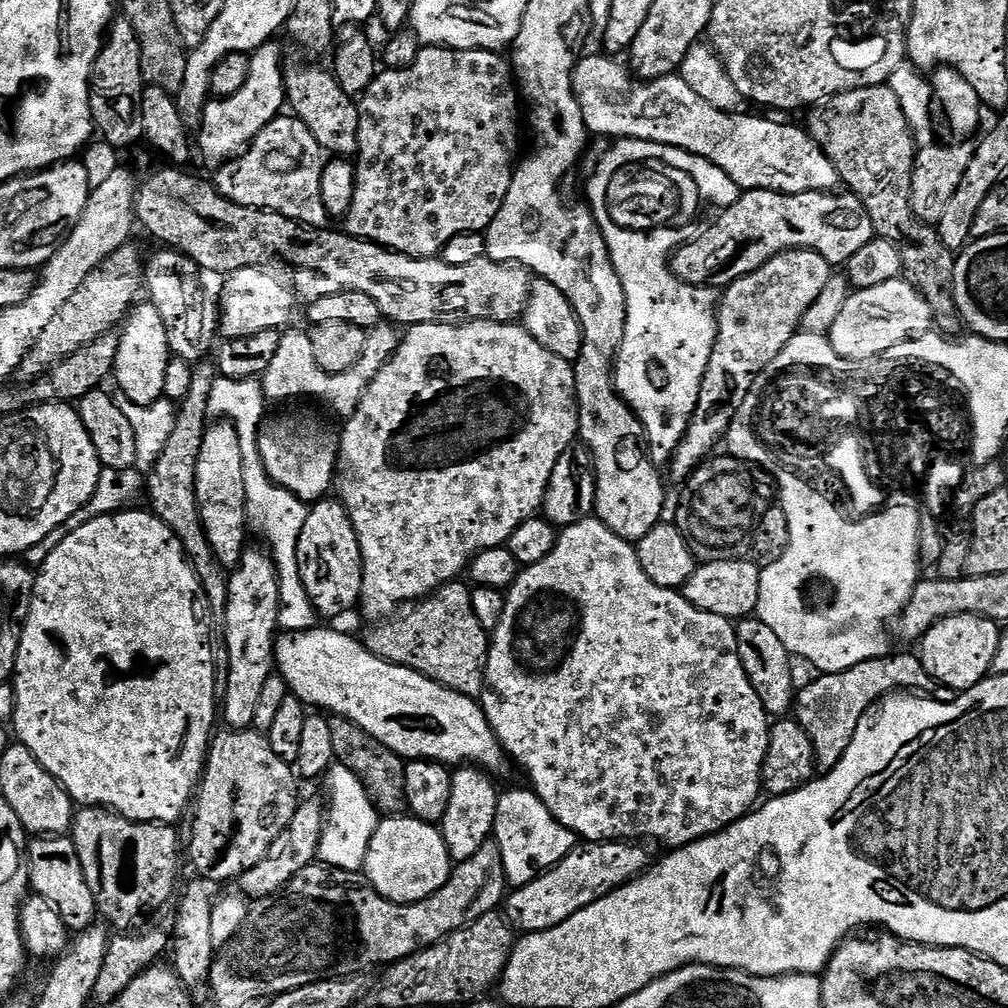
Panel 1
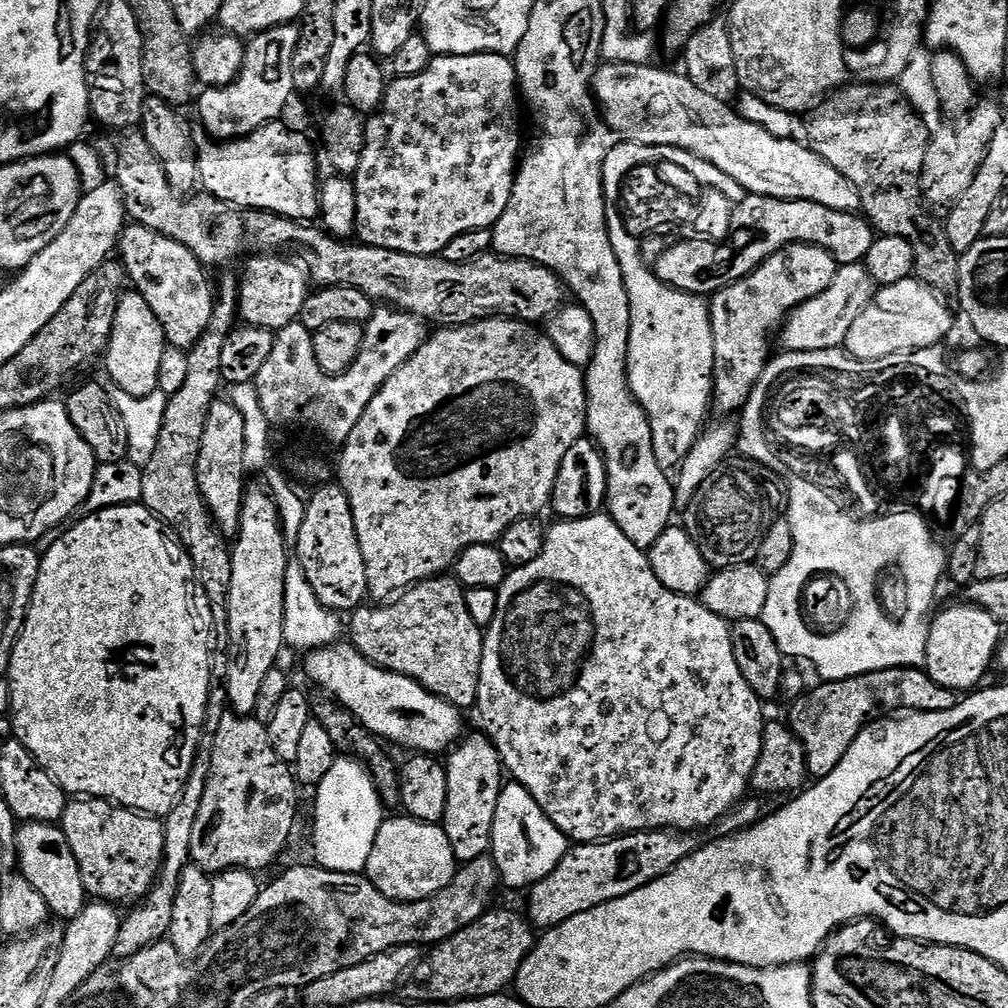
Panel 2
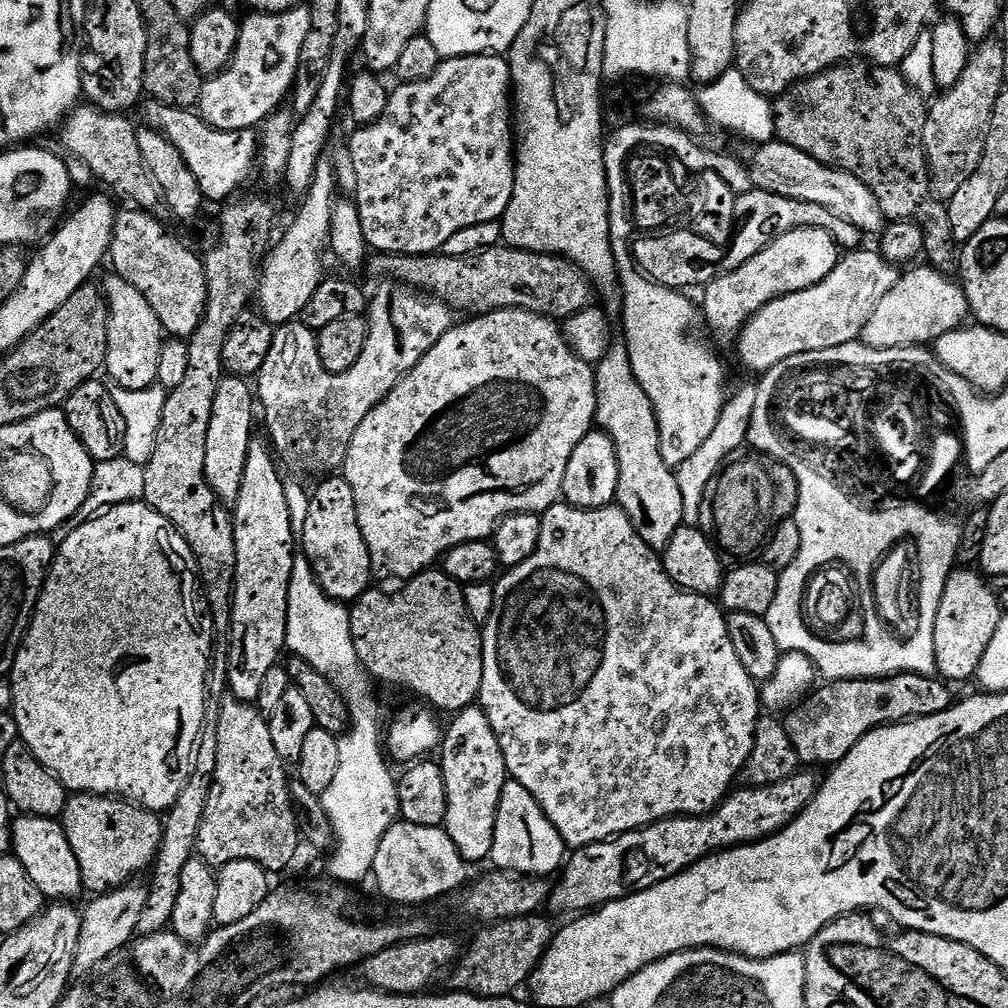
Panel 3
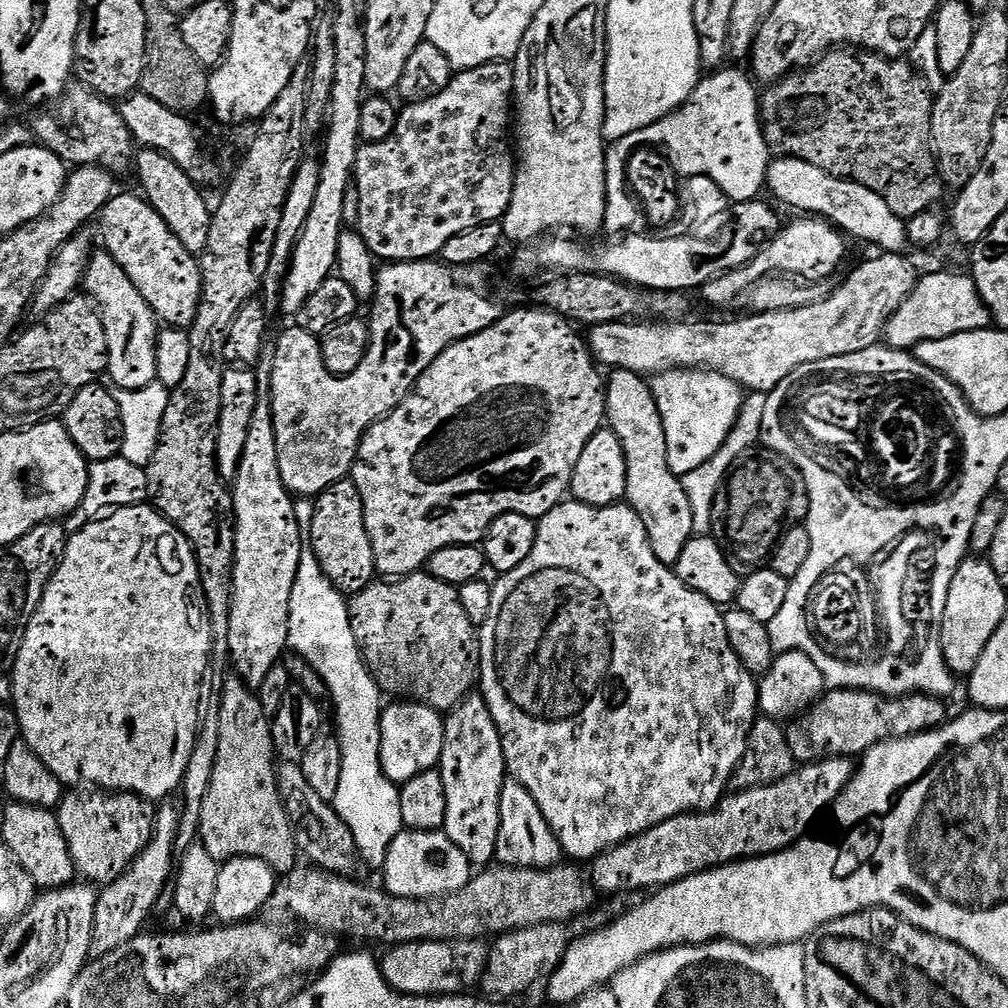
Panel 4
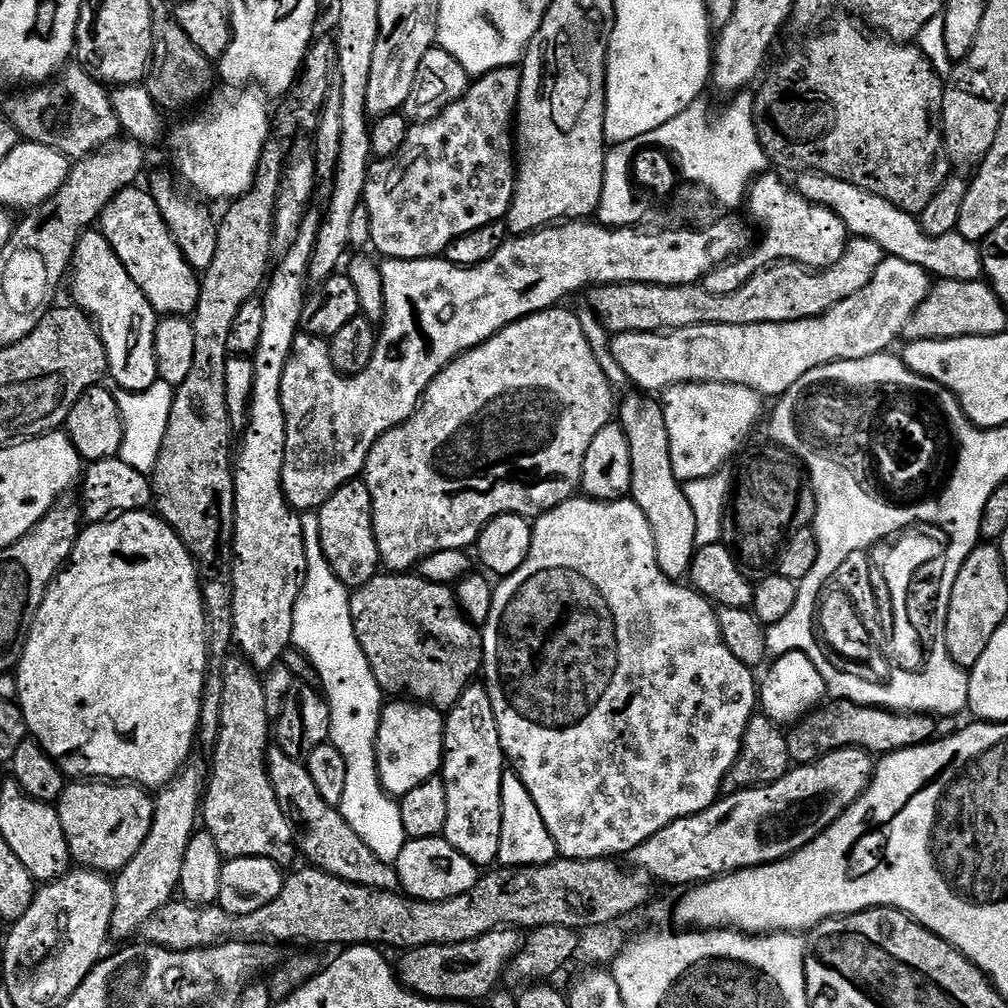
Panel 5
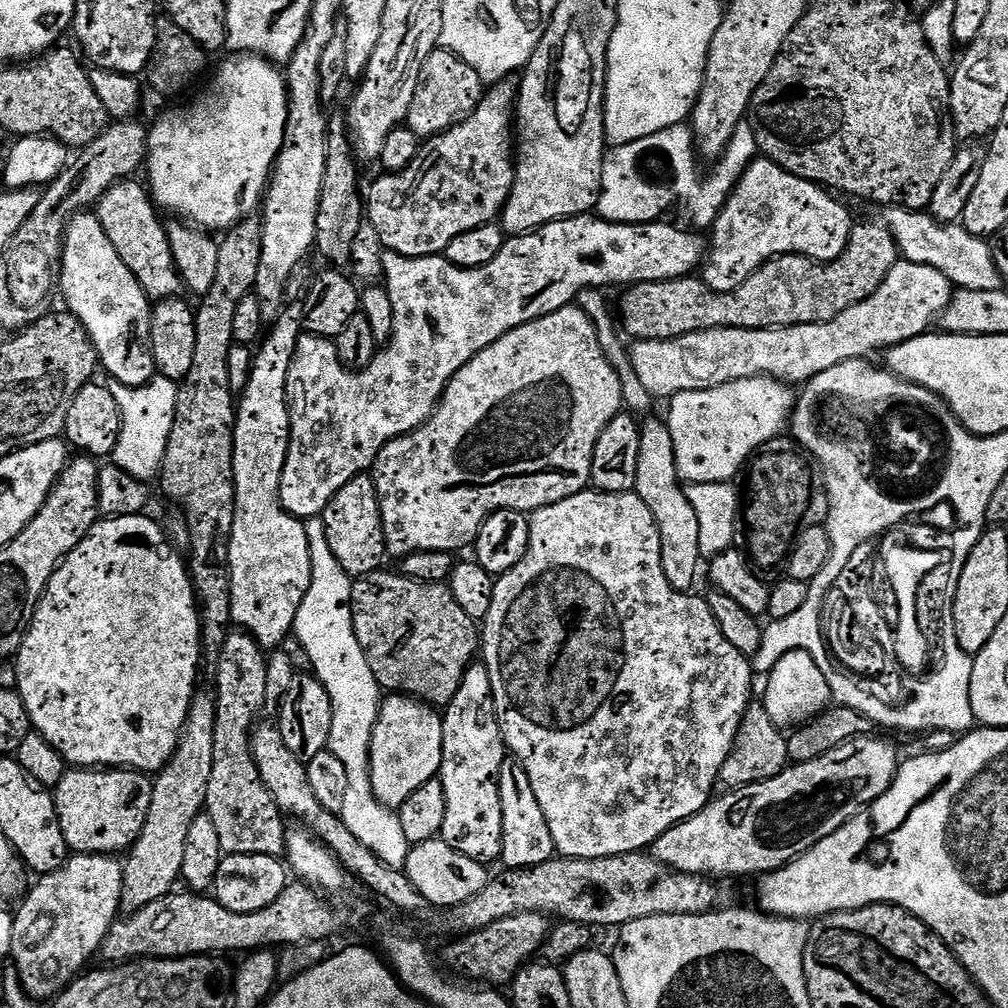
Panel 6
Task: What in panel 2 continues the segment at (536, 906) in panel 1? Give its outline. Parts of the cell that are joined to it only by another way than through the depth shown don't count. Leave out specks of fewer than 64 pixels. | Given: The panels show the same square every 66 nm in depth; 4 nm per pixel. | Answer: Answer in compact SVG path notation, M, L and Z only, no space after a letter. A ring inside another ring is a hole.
M653 830L573 847L545 880L532 885L527 912L531 923L540 930L560 928L575 916L601 908L673 872L694 852L684 836L687 835L680 830Z

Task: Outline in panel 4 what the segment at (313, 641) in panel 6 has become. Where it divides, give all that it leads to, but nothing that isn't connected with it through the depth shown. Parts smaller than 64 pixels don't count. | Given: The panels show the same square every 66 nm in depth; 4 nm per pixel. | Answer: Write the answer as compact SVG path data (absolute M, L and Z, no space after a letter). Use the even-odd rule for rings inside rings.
M310 550L301 551L298 574L294 578L294 590L290 594L290 622L288 623L288 648L295 655L306 658L314 670L326 682L328 696L336 707L335 735L340 741L342 750L342 778L338 778L338 794L330 801L336 813L350 826L354 834L354 842L360 851L361 861L376 870L383 869L384 859L390 850L390 842L398 833L405 831L402 822L402 806L400 805L400 790L383 772L380 761L380 717L382 711L382 693L376 680L364 663L364 655L356 645L352 616L348 613L349 601L322 574L322 566L318 566L318 558Z

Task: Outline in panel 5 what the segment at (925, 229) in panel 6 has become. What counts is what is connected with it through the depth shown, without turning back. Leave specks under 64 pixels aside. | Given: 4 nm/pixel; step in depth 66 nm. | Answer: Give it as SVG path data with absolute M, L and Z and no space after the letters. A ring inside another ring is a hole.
M806 172L797 180L800 181L795 181L794 187L800 195L805 196L811 204L820 204L836 212L853 237L878 242L880 249L888 256L902 258L902 262L914 262L914 266L922 266L940 280L977 281L983 275L979 247L973 241L962 238L959 232L931 237L913 213L904 212L886 202L886 198L878 198L878 194L870 194L838 178L822 176L819 172Z

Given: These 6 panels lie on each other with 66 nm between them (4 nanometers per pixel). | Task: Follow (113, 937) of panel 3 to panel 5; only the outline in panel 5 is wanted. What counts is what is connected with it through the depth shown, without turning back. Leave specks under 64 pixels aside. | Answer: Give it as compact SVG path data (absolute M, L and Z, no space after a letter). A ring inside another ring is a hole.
M185 766L170 783L155 793L156 809L146 842L140 852L115 877L114 908L110 932L113 937L127 941L141 931L150 917L164 904L171 904L180 887L182 858L193 832L198 828L198 817L202 812L202 793L206 788L205 773Z

